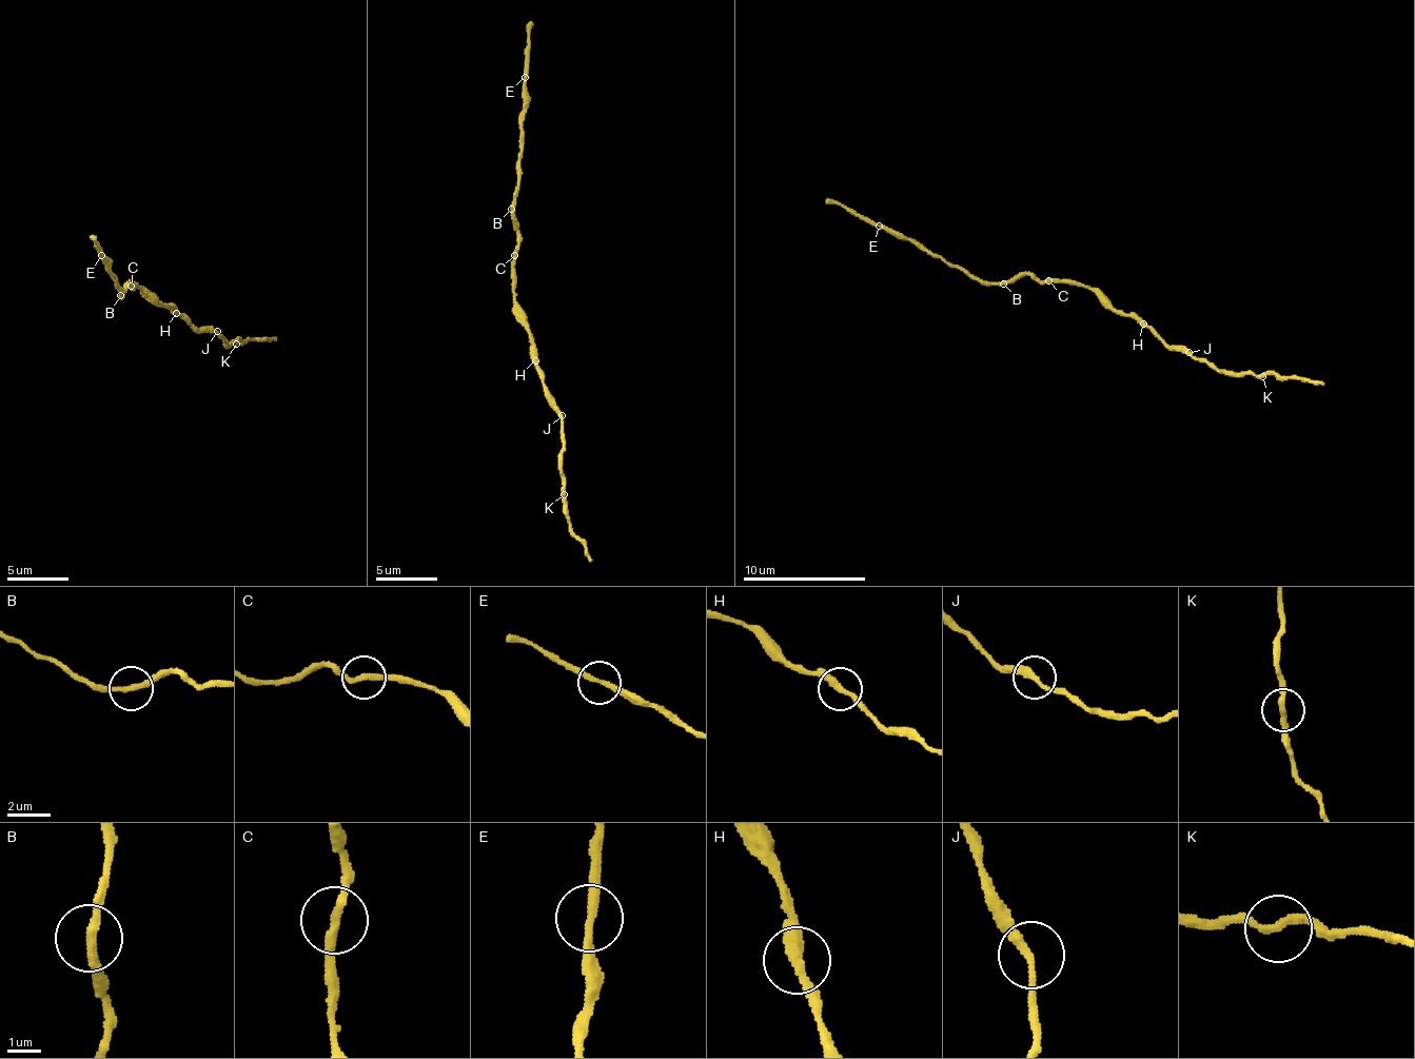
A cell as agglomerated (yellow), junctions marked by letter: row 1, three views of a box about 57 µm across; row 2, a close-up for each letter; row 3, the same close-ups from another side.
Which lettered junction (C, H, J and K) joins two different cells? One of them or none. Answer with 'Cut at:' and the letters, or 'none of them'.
Cut at: none of them

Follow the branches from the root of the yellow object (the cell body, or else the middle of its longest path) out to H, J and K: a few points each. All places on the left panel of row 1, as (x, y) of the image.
H: (143, 291), (170, 304), (177, 312)
J: (143, 291), (162, 304), (170, 304), (200, 330), (217, 331)
K: (143, 291), (162, 304), (170, 304), (200, 330), (210, 328), (224, 337), (227, 345), (236, 344)

